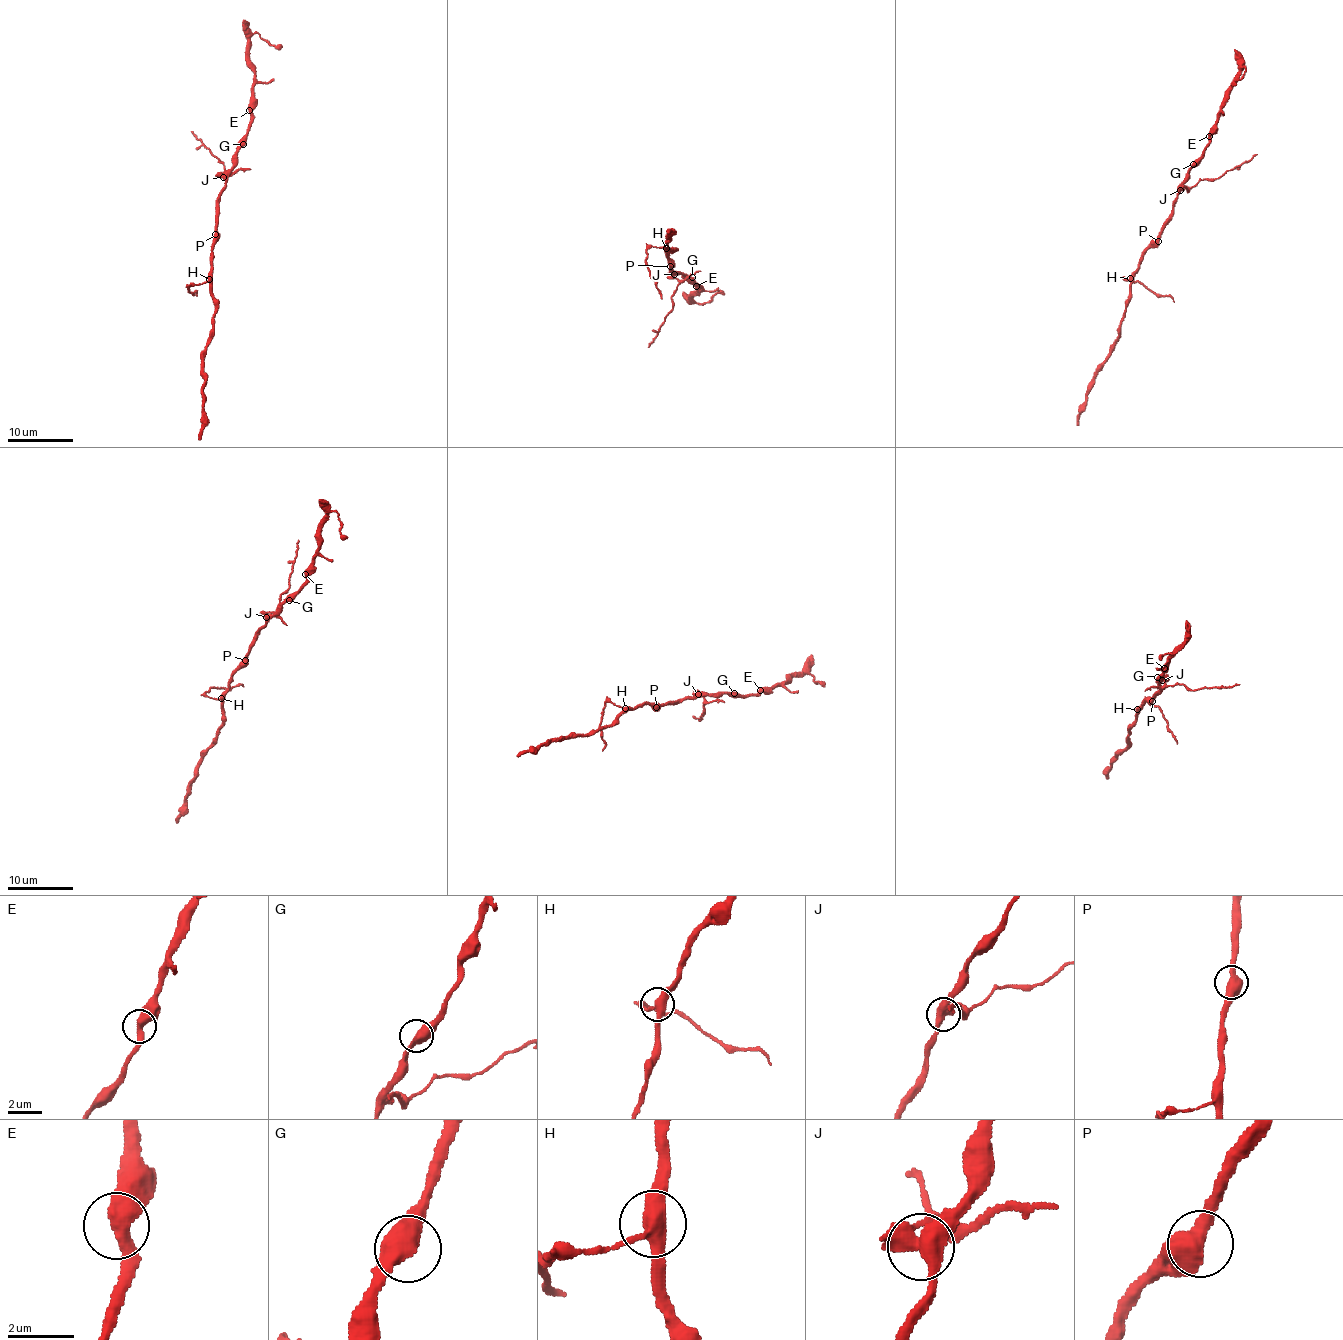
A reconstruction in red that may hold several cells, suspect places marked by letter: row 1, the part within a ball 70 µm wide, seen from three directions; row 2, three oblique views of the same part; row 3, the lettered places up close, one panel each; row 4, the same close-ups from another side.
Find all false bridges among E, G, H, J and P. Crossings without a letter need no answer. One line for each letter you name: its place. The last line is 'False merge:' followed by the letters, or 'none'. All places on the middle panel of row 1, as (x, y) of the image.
H: place (666, 248)
J: place (674, 274)
False merge: H, J

